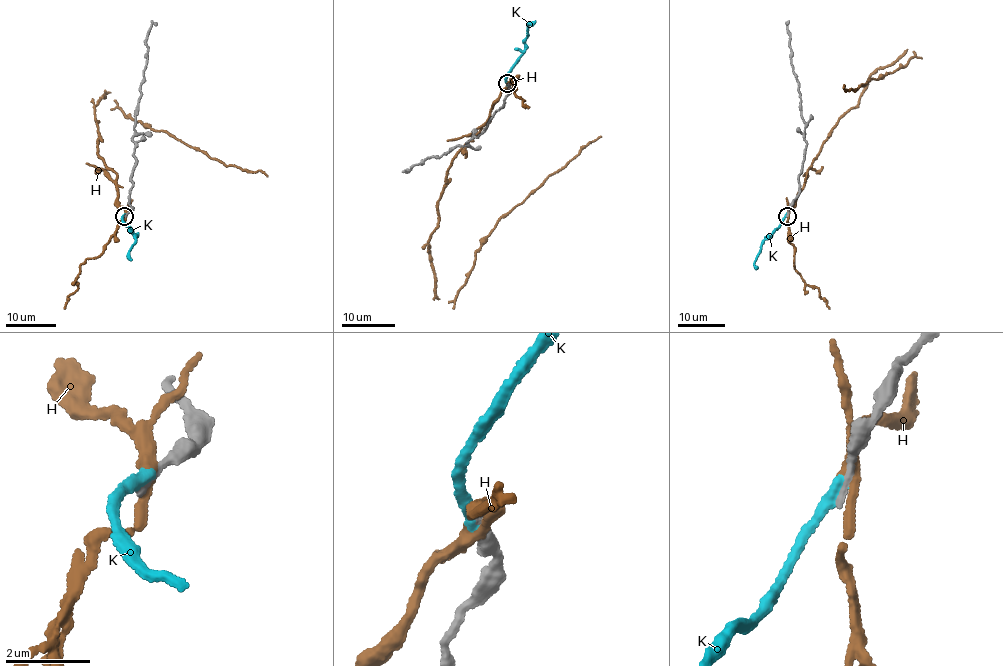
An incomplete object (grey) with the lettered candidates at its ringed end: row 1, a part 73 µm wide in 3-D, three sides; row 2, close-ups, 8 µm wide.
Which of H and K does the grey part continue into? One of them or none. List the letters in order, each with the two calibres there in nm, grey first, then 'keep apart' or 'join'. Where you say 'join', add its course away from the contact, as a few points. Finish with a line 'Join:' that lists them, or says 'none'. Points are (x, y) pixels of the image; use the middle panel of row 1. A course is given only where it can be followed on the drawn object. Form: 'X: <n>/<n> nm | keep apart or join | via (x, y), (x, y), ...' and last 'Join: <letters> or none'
H: 260/280 nm | keep apart
K: 200/280 nm | keep apart
Join: none

